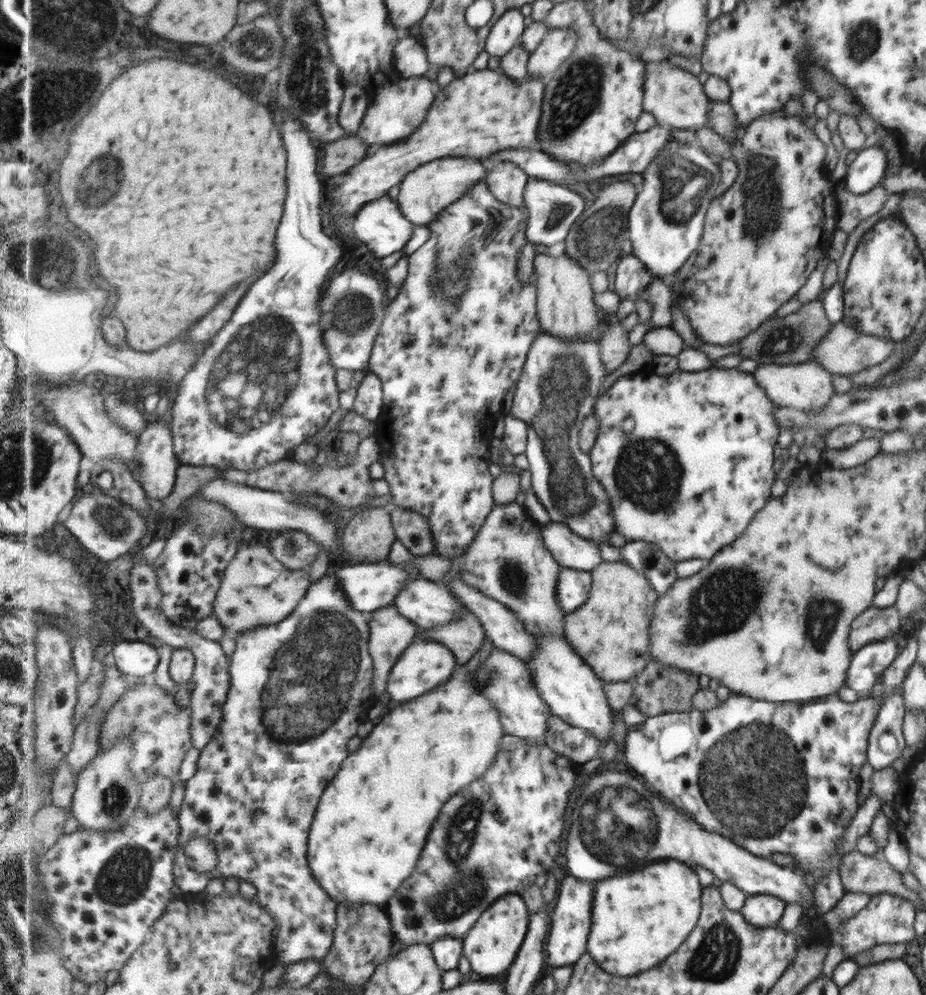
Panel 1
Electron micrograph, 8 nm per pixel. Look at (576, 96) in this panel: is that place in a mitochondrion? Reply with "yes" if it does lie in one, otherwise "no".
yes

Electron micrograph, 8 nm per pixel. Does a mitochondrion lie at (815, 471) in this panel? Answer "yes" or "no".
no

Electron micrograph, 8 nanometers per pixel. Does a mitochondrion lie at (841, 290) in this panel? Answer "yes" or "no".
no

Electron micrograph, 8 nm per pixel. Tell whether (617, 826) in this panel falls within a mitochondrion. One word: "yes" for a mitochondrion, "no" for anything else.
yes

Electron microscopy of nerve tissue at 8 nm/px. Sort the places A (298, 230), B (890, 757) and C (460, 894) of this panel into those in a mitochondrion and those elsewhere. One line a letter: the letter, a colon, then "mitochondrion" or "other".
A: other
B: other
C: mitochondrion

